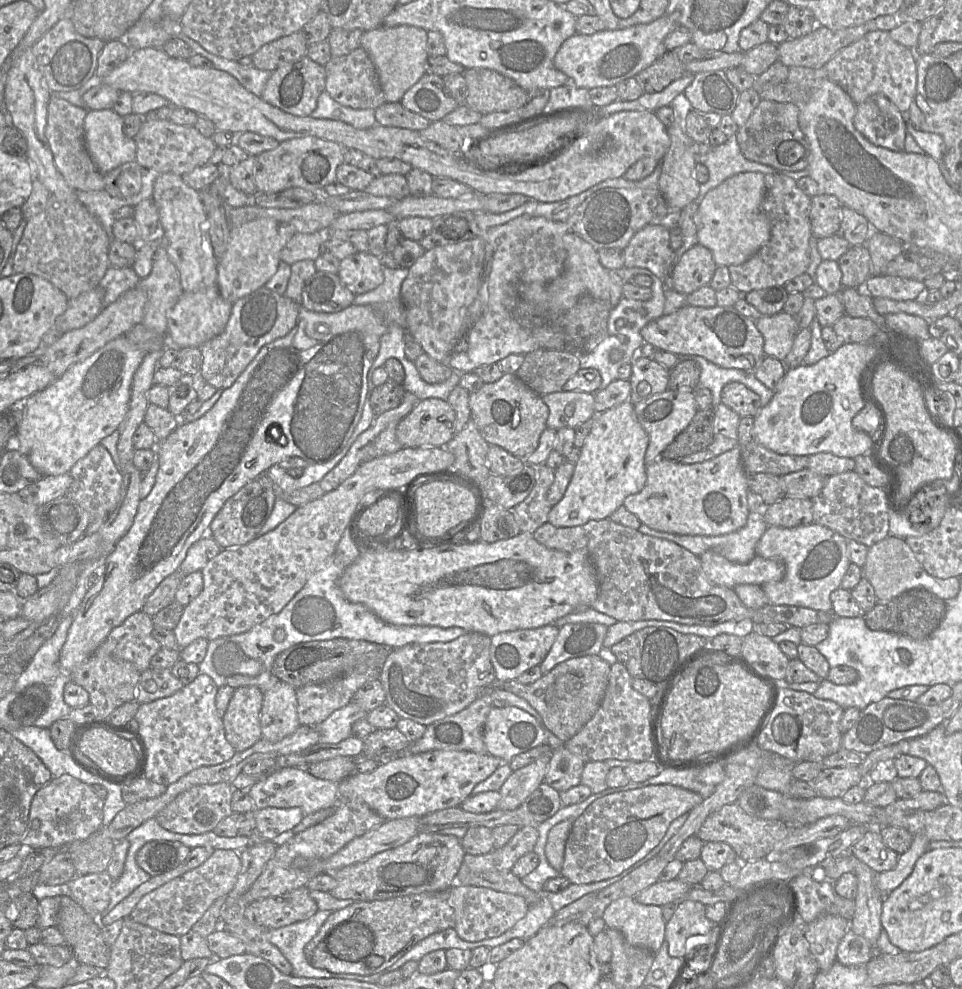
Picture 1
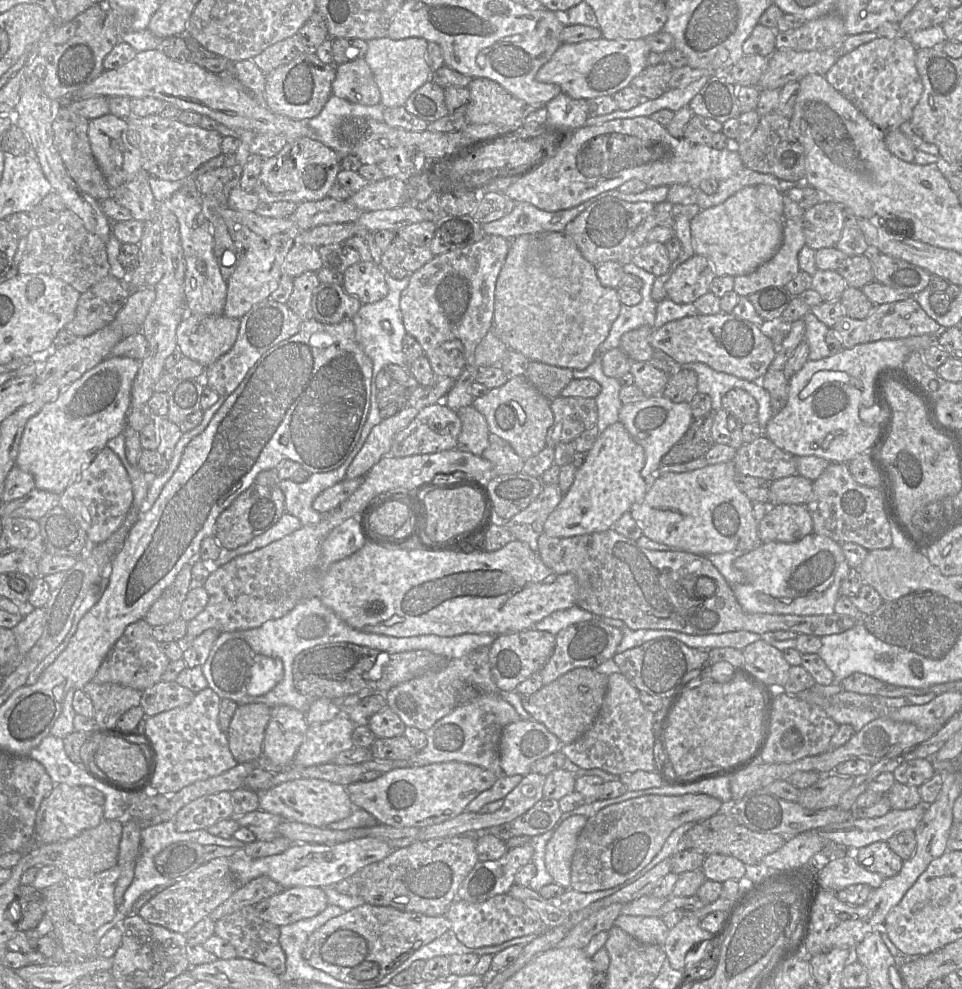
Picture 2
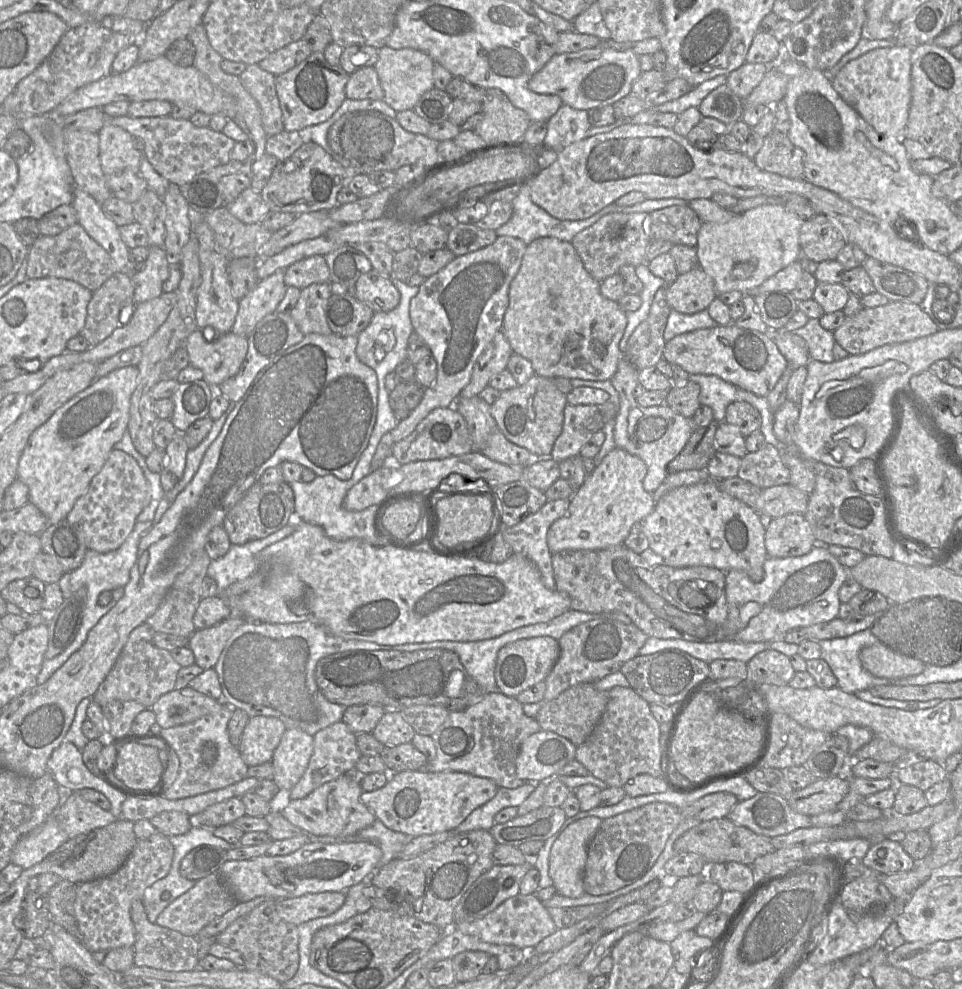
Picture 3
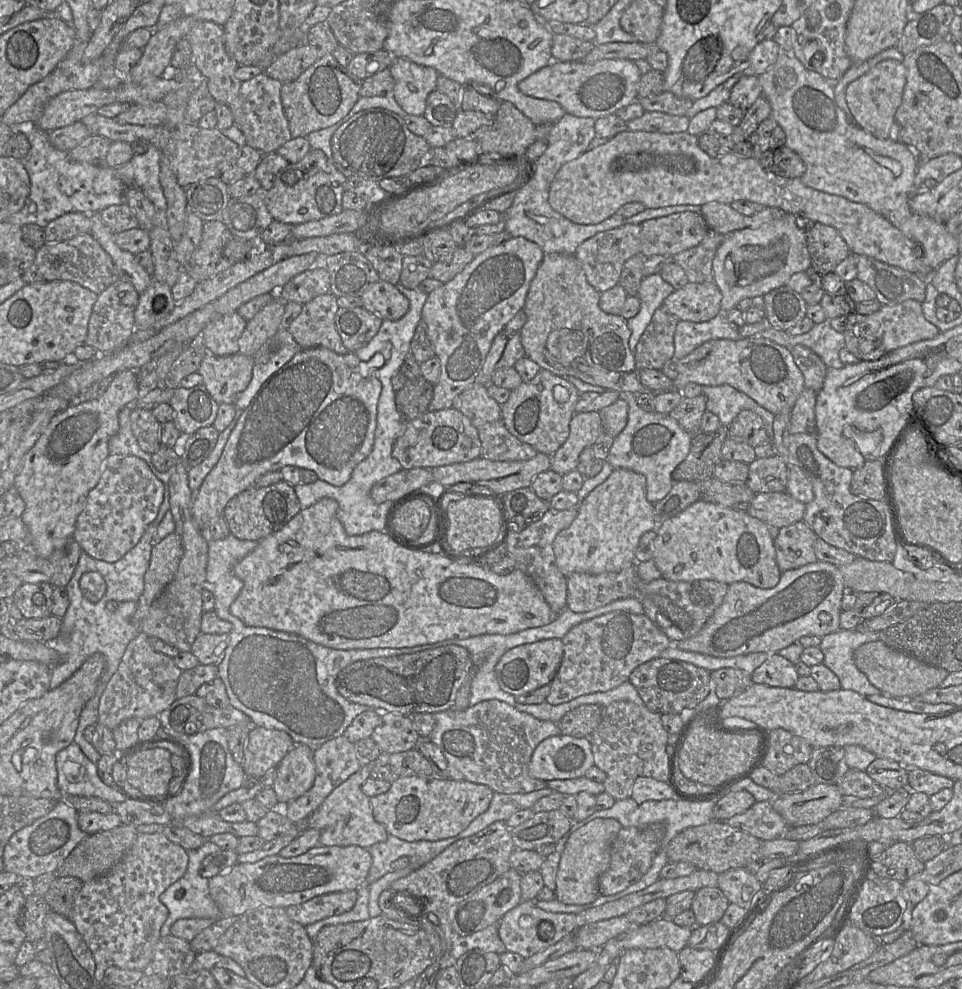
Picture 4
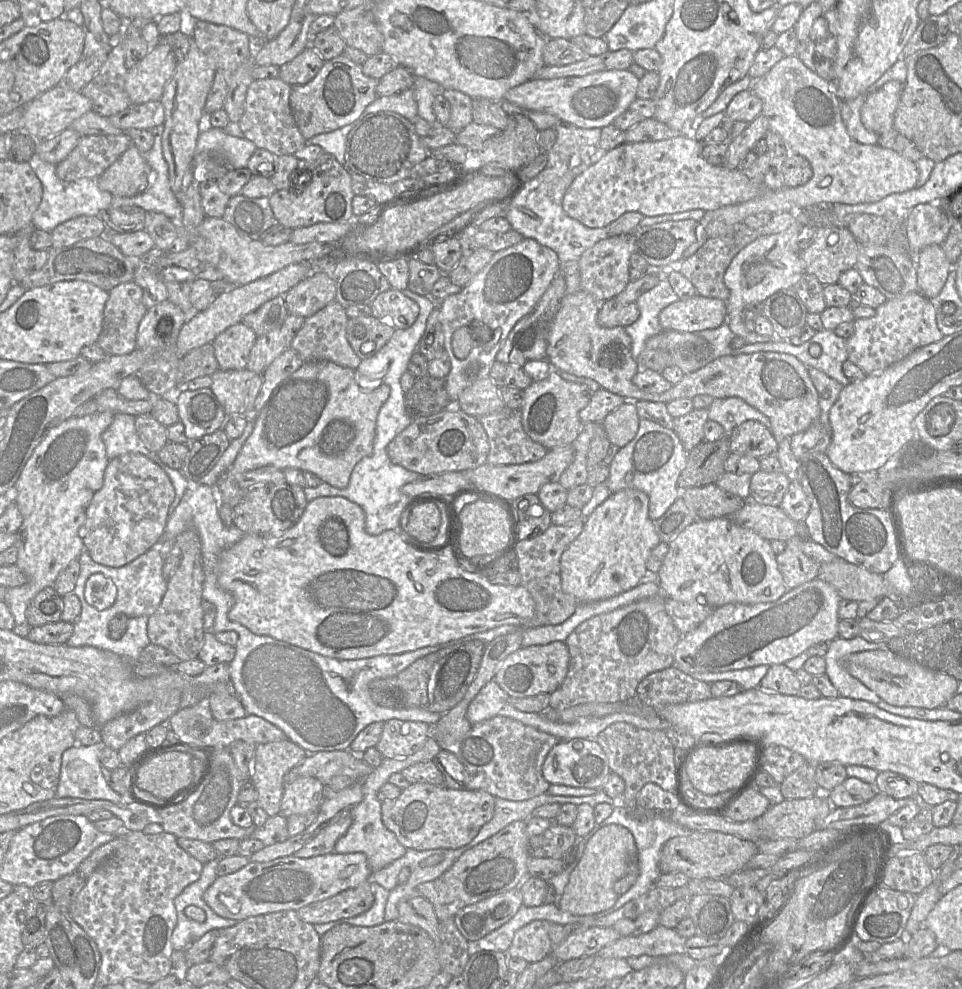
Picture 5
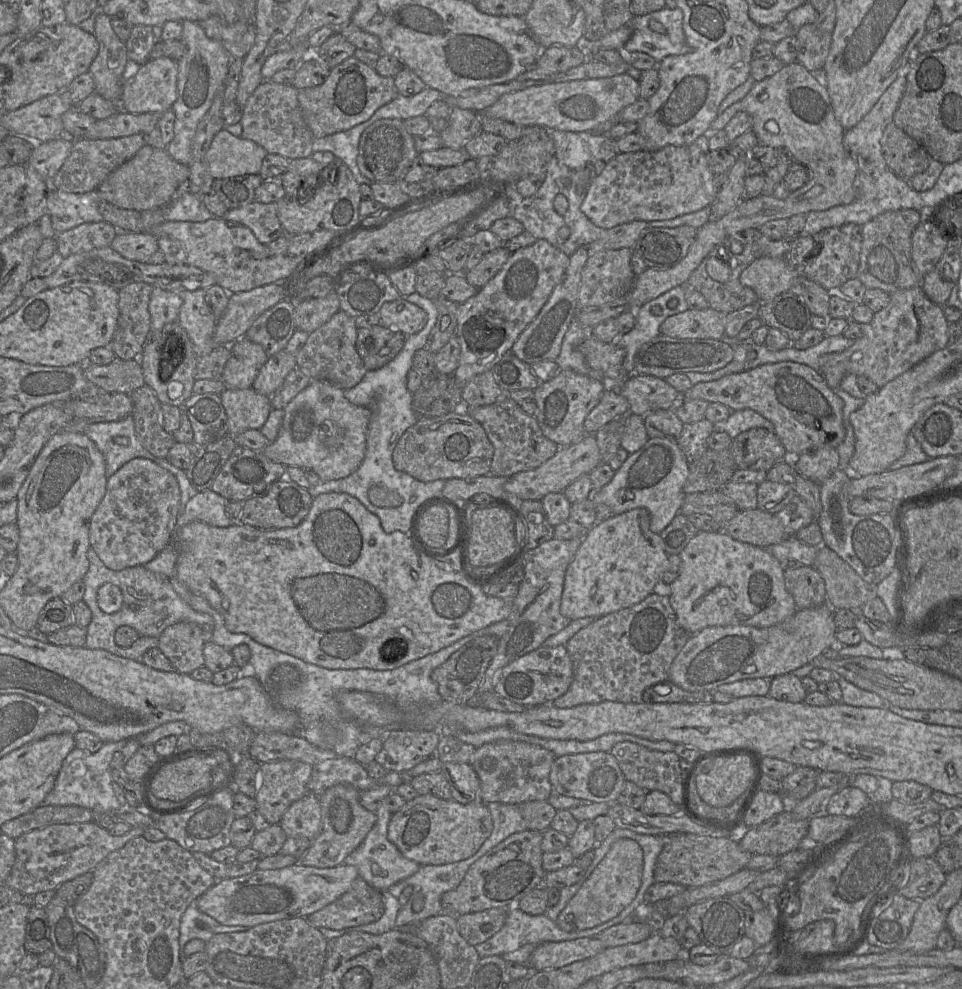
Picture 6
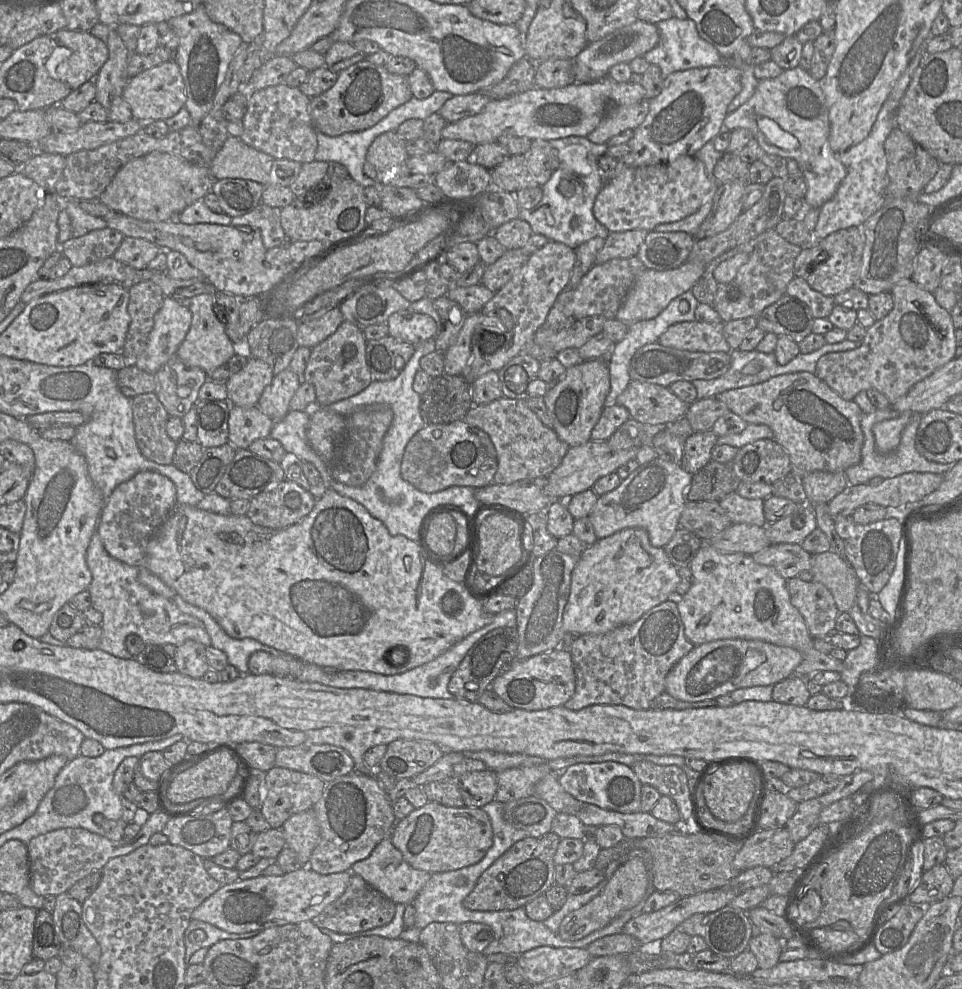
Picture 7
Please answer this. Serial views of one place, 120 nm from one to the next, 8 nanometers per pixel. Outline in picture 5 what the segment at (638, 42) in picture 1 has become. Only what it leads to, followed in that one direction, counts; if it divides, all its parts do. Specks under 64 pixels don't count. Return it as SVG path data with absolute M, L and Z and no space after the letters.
M607 70L554 79L532 78L508 90L501 104L508 115L539 111L579 128L603 128L613 124L616 117L628 110L637 98L638 84L639 79L629 70Z

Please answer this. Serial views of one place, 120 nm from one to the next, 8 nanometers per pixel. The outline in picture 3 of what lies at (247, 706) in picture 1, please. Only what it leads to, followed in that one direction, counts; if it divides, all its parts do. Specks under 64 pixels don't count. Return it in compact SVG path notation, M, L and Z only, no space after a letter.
M250 717L238 746L247 766L270 762L286 729L284 723L276 717Z

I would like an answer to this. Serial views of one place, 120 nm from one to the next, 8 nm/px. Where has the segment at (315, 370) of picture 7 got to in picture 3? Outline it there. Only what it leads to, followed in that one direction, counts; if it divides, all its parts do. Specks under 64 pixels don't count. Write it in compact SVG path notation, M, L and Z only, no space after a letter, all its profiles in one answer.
M328 282L313 283L300 290L298 302L290 315L304 335L332 334L325 317L325 306L331 294Z

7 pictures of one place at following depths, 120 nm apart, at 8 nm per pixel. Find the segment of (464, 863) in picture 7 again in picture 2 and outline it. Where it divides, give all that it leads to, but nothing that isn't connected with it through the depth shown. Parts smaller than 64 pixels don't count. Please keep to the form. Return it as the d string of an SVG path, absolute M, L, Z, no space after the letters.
M452 761L422 767L393 769L370 782L351 783L346 786L346 789L354 807L370 813L380 824L395 828L425 828L450 820L464 812L468 804L481 792L491 788L497 778L494 773L479 766Z

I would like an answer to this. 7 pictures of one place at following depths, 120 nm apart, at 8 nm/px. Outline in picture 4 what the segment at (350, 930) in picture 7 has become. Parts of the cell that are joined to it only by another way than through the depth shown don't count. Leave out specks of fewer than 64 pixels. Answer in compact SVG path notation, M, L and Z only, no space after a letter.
M349 890L316 896L306 902L285 908L289 918L303 926L351 910L357 901L357 891Z

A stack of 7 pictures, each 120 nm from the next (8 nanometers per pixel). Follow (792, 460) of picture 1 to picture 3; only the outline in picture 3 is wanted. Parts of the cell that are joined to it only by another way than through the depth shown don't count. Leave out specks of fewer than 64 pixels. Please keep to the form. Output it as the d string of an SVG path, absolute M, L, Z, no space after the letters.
M769 443L741 458L737 477L761 489L790 484L790 471L779 449Z

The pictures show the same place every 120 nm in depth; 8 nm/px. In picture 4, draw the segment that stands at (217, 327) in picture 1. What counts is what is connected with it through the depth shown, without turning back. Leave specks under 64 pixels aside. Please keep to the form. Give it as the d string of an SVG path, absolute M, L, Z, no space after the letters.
M207 352L197 372L203 377L203 385L220 404L235 404L239 394L252 378L253 357L236 353L217 356Z

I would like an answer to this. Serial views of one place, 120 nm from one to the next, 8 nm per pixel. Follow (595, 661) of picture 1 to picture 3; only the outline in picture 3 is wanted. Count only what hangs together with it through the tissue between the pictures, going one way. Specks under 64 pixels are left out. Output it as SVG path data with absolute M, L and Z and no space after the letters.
M580 683L562 692L551 701L543 702L535 719L542 730L554 732L570 740L576 747L583 744L601 719L609 701L609 691L598 690L594 683Z

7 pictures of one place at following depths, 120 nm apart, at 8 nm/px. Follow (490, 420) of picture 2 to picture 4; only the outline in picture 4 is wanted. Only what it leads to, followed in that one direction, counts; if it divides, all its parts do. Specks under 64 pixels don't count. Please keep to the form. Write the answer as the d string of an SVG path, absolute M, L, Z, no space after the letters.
M541 369L529 382L511 390L507 402L501 405L501 420L509 432L522 442L532 445L539 453L552 456L567 440L570 421L580 391L566 379Z

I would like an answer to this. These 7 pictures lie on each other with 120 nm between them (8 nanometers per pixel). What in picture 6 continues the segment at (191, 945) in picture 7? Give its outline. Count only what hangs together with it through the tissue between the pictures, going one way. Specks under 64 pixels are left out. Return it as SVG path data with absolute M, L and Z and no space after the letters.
M197 899L185 910L181 918L179 934L179 953L183 961L185 945L192 939L199 939L207 943L214 935L230 932L246 931L246 926L226 926L209 915L201 912L197 906Z

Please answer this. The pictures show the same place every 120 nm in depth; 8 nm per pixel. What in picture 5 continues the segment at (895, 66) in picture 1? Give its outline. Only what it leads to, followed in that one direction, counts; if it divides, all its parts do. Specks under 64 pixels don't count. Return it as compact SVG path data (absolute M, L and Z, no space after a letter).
M889 81L876 91L866 94L860 114L867 130L882 135L895 129L894 117L903 87L898 81Z

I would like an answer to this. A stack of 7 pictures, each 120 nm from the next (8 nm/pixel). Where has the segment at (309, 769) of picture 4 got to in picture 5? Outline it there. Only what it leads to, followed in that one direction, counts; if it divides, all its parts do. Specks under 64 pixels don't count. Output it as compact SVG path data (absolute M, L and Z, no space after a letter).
M300 776L292 781L287 781L284 786L283 797L281 800L280 813L284 817L293 814L307 814L317 812L325 798L325 786L314 777Z

